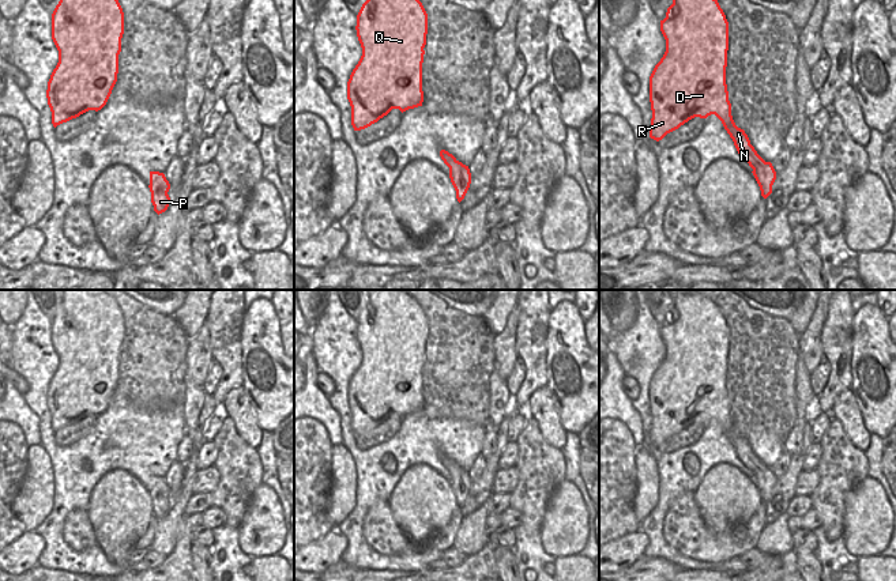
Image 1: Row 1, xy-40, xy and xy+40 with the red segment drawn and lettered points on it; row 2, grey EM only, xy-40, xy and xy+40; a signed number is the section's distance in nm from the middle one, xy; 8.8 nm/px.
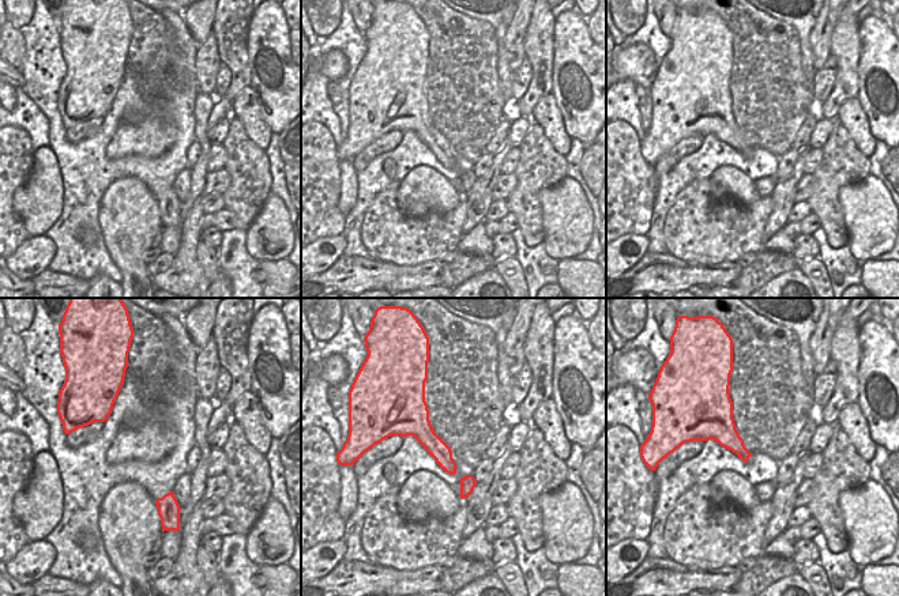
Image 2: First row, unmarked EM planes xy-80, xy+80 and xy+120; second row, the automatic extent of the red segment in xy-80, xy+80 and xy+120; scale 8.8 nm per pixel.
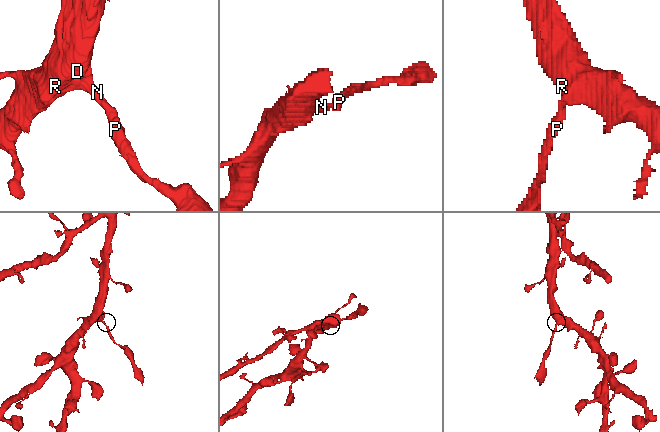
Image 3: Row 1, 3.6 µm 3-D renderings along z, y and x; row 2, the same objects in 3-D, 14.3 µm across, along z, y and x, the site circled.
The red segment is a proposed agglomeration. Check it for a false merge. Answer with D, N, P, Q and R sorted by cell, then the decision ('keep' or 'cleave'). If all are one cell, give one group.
groups D N Q R / P; cleave

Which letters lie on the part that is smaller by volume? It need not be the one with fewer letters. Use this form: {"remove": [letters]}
{"remove": ["P"]}

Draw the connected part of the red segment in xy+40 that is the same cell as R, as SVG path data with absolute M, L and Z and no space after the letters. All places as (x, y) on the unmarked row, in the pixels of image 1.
M700 294L675 295L666 322L660 325L660 336L666 344L666 356L650 381L652 415L650 442L659 446L694 422L707 423L715 419L743 465L753 475L760 472L763 463L750 449L745 435L735 430L731 420L726 389L729 327L718 305Z

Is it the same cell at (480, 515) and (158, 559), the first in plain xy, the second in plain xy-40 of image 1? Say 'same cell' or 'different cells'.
different cells

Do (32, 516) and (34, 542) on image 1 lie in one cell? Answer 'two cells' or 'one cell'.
two cells

